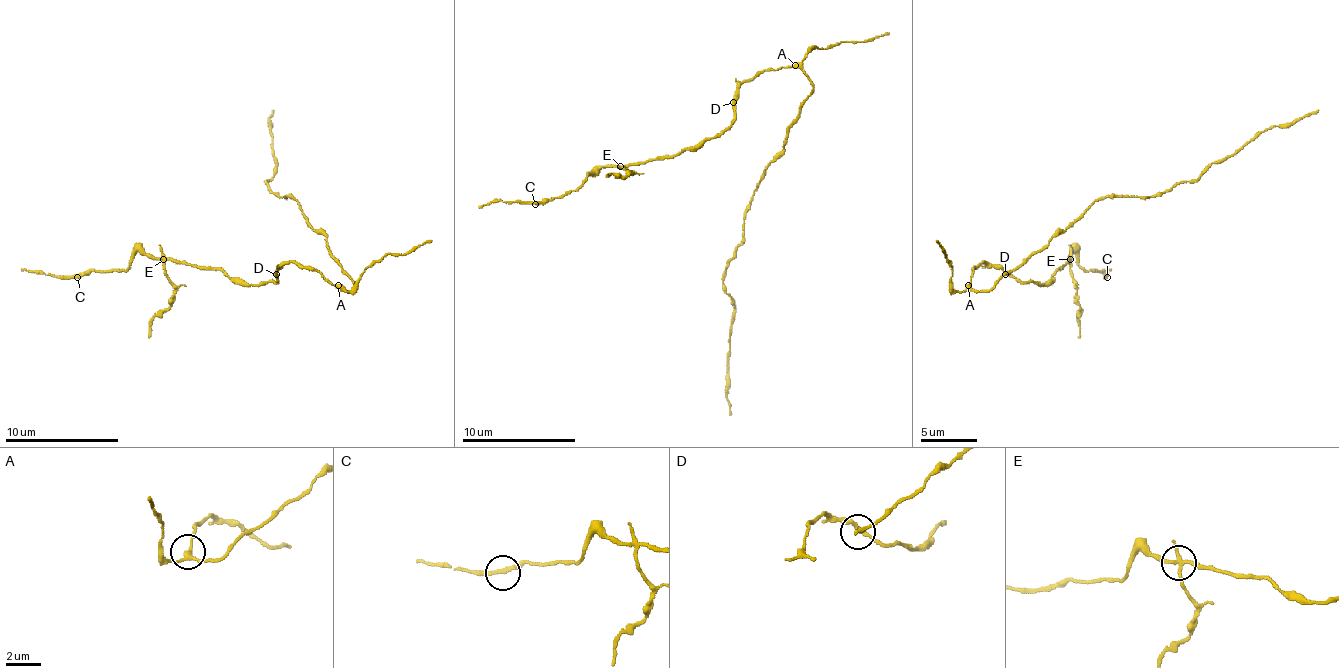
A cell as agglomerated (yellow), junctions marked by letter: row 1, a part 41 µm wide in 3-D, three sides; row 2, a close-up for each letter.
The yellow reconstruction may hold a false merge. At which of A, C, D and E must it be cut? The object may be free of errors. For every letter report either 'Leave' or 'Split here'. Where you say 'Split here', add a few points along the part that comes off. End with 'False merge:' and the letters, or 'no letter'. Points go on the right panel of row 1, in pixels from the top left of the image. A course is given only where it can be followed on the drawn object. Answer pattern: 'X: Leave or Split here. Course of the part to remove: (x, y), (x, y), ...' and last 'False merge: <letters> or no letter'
A: Leave
C: Leave
D: Leave
E: Split here. Course of the part to remove: (1070, 260), (1079, 336)
False merge: E

